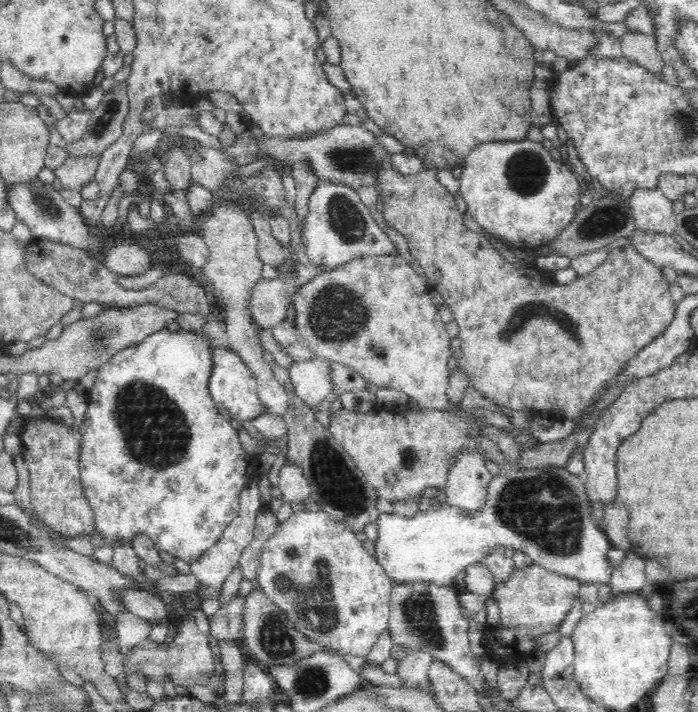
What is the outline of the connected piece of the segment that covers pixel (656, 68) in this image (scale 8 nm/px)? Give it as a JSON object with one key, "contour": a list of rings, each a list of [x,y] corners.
{"contour":[[[630,32],[620,38],[620,45],[623,50],[623,58],[657,77],[662,76],[665,63],[654,38],[642,33]]]}

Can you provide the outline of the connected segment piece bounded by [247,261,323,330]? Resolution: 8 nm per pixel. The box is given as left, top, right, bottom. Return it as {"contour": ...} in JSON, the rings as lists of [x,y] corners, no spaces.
{"contour":[[[301,261],[297,266],[295,279],[287,275],[272,280],[262,277],[257,279],[257,282],[253,283],[247,301],[247,309],[249,314],[252,314],[252,319],[265,330],[271,330],[284,322],[296,287],[308,283],[321,273],[322,270]]]}

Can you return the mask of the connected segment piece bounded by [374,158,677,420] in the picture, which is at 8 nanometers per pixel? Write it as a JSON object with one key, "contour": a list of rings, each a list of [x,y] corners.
{"contour":[[[382,158],[376,164],[376,172],[374,172],[375,187],[382,196],[383,217],[389,224],[395,224],[395,228],[399,232],[405,234],[405,238],[409,240],[409,246],[413,248],[411,254],[420,261],[420,266],[424,269],[426,277],[428,277],[431,290],[440,294],[444,299],[444,303],[450,307],[454,321],[458,325],[458,335],[456,338],[460,340],[459,357],[456,358],[458,370],[464,373],[466,381],[470,383],[470,387],[482,396],[484,400],[490,400],[502,410],[511,409],[526,412],[548,411],[554,412],[554,416],[558,416],[560,420],[576,420],[589,406],[598,390],[606,380],[610,380],[612,376],[618,374],[618,370],[626,364],[628,358],[632,358],[632,354],[636,354],[640,348],[644,348],[646,344],[654,341],[664,334],[671,326],[671,322],[677,313],[677,305],[672,301],[669,292],[669,283],[665,279],[662,268],[654,265],[648,260],[636,247],[627,245],[620,248],[614,248],[610,251],[610,256],[602,266],[598,266],[590,275],[580,275],[572,283],[560,285],[558,282],[544,282],[545,278],[532,278],[531,270],[514,266],[512,262],[508,262],[508,258],[504,258],[504,254],[500,254],[500,250],[494,248],[488,237],[482,233],[474,232],[470,228],[466,228],[464,224],[464,215],[458,207],[454,197],[448,193],[446,187],[442,185],[436,177],[437,171],[434,169],[425,169],[422,172],[404,175],[394,168],[390,161]]]}

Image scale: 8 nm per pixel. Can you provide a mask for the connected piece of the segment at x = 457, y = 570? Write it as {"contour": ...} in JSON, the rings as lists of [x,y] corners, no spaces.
{"contour":[[[563,468],[506,469],[499,476],[493,477],[485,505],[471,519],[464,517],[458,509],[446,506],[438,510],[431,508],[420,511],[414,518],[404,518],[394,512],[383,512],[376,516],[375,523],[374,559],[394,584],[432,582],[438,586],[453,586],[466,567],[482,561],[484,548],[494,544],[522,550],[530,556],[533,563],[544,567],[548,572],[584,585],[590,583],[608,586],[615,569],[607,555],[611,544],[592,518],[584,484],[578,477],[566,473]]]}

